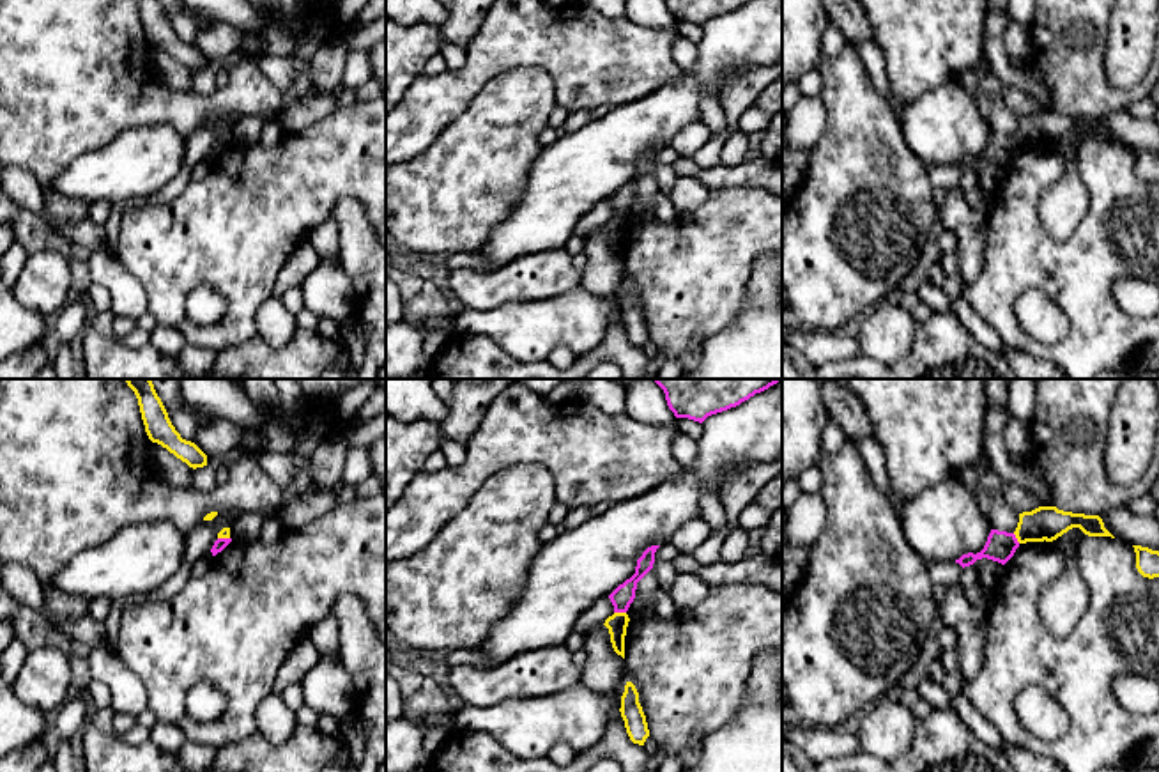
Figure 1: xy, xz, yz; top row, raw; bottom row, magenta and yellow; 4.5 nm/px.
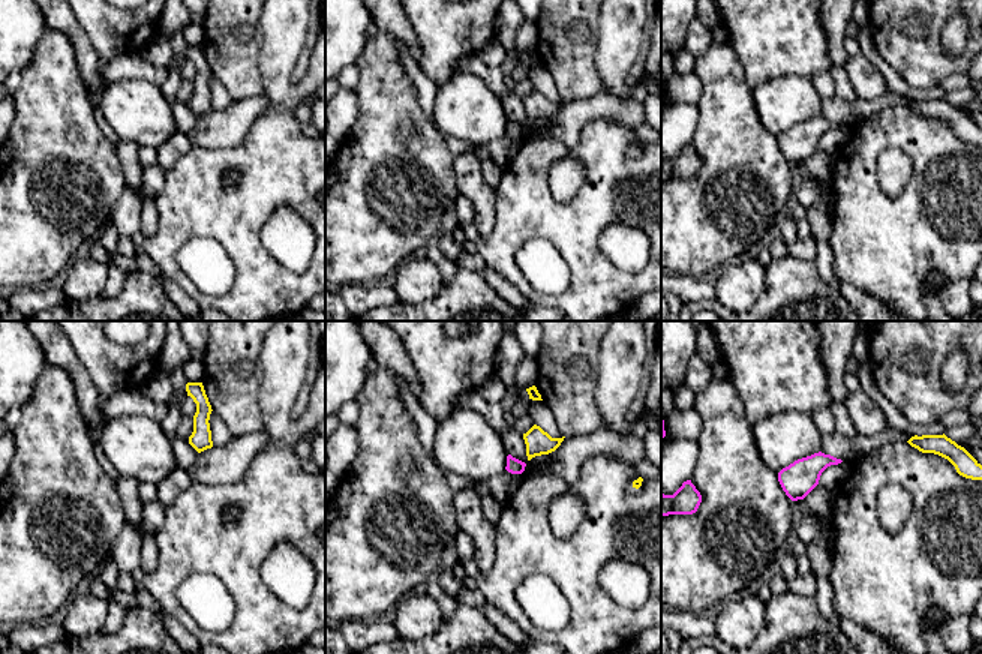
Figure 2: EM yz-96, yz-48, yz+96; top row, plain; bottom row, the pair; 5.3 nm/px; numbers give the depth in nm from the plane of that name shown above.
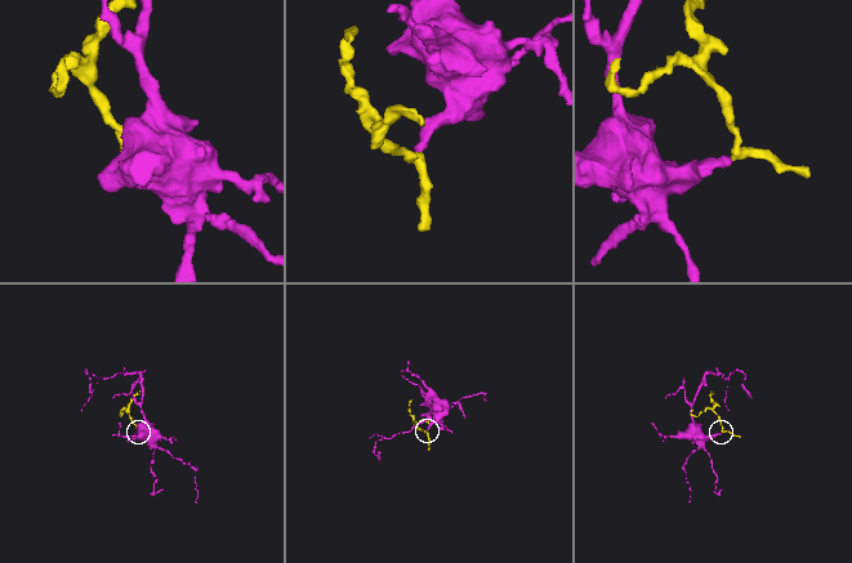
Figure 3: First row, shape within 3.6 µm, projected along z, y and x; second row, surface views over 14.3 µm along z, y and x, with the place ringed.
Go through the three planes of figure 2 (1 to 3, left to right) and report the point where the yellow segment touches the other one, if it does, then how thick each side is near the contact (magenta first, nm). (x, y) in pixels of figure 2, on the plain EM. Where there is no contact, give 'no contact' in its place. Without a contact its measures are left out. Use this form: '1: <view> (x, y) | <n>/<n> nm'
1: no contact
2: no contact
3: no contact

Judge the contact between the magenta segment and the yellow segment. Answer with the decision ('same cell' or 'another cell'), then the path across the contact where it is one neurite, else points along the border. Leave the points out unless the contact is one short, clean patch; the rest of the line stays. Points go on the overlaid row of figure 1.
another cell; border xz (614, 611), (625, 613)

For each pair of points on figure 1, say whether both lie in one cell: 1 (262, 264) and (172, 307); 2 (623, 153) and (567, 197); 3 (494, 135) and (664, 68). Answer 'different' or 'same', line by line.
1: same
2: same
3: different

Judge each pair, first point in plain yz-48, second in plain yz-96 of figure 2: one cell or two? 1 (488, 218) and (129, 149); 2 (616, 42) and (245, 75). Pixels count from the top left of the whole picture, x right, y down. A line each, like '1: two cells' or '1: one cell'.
1: one cell
2: two cells

